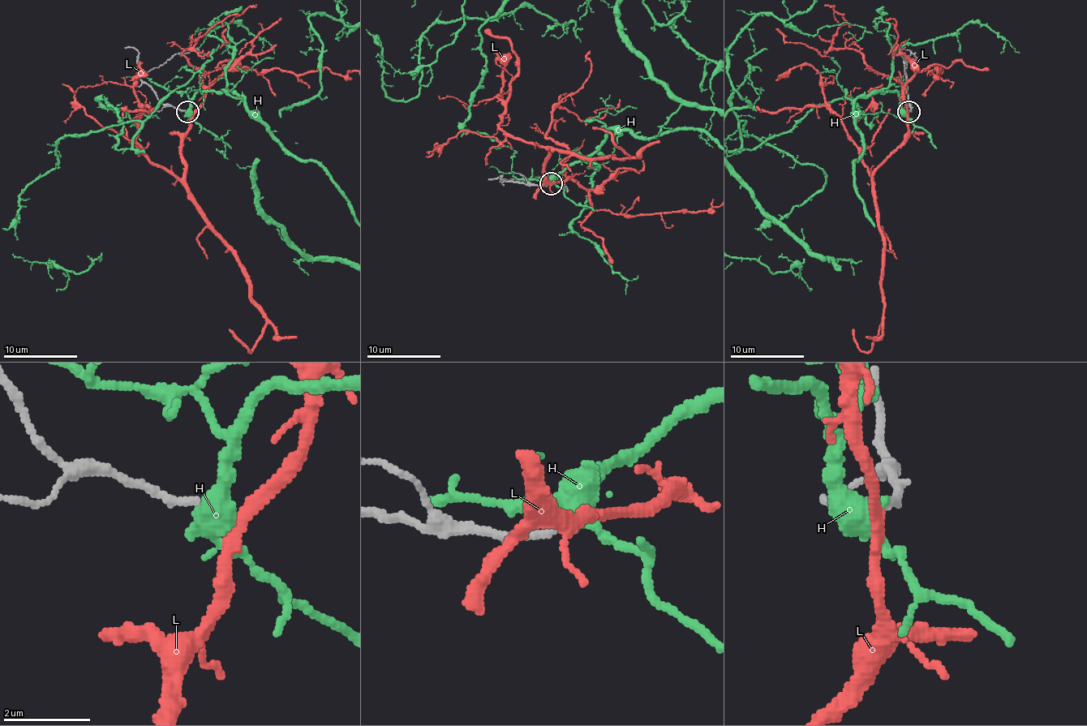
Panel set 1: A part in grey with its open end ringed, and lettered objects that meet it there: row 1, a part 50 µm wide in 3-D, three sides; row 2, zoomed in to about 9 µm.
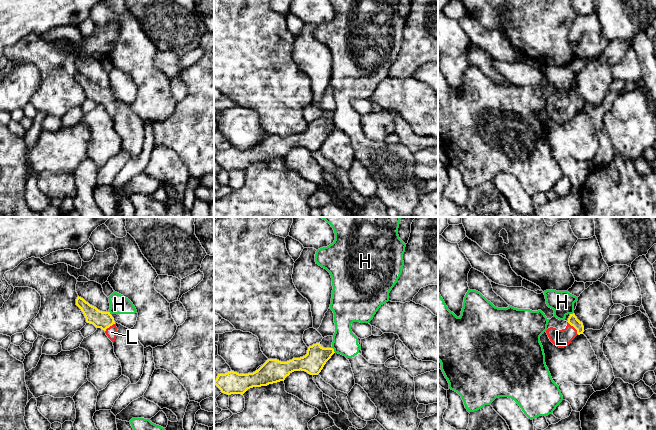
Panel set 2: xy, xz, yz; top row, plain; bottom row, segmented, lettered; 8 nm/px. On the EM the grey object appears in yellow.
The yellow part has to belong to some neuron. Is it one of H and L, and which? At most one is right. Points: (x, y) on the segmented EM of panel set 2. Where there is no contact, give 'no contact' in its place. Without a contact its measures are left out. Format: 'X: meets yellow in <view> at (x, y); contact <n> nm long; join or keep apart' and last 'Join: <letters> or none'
H: meets yellow in xz at (333, 350); contact 50 nm long; keep apart
L: meets yellow in yz at (574, 327); contact 140 nm long; join
Join: L

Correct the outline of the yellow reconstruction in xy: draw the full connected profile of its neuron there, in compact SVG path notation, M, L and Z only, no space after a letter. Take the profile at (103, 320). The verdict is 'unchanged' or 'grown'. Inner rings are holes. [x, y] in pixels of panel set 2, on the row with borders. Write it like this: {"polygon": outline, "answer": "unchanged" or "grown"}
{"polygon": "M79 296L76 299L76 305L83 312L87 323L93 324L96 328L101 328L112 342L115 341L117 327L110 312L98 310Z", "answer": "grown"}

